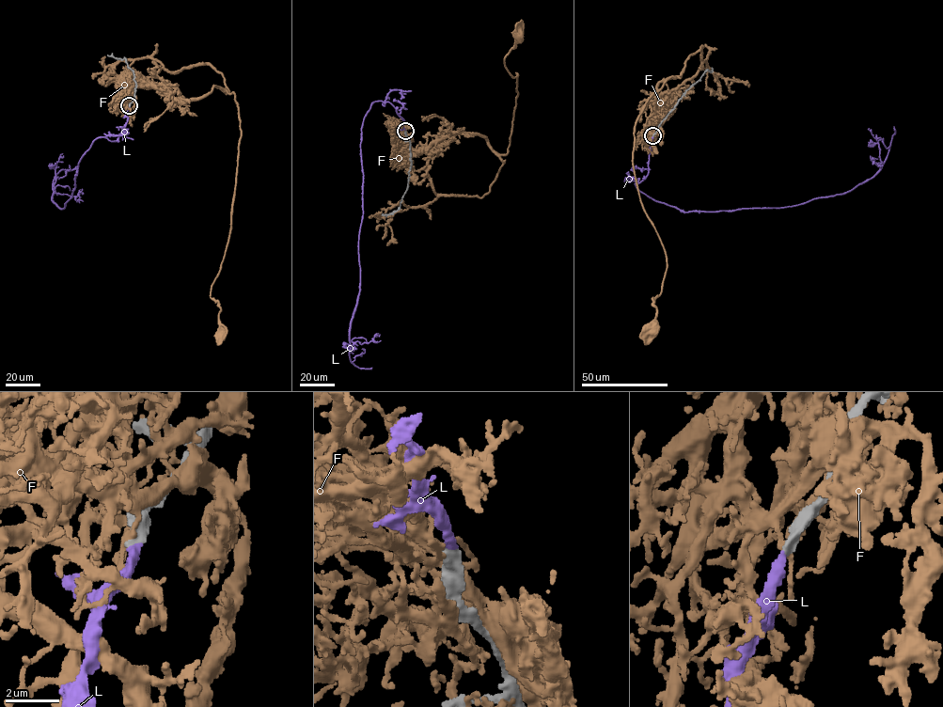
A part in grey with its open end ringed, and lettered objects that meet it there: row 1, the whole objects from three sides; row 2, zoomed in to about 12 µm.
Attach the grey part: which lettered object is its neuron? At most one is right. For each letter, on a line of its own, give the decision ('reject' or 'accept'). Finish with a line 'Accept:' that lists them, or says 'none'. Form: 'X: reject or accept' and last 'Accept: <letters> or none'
F: reject
L: accept
Accept: L

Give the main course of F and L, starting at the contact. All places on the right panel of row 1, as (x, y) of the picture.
F: (653, 135), (665, 107), (656, 110), (657, 86), (671, 76), (635, 128), (637, 193), (666, 259), (652, 330)
L: (652, 135), (648, 173), (635, 185), (686, 212), (787, 207), (844, 194), (882, 164), (890, 146), (876, 134)

